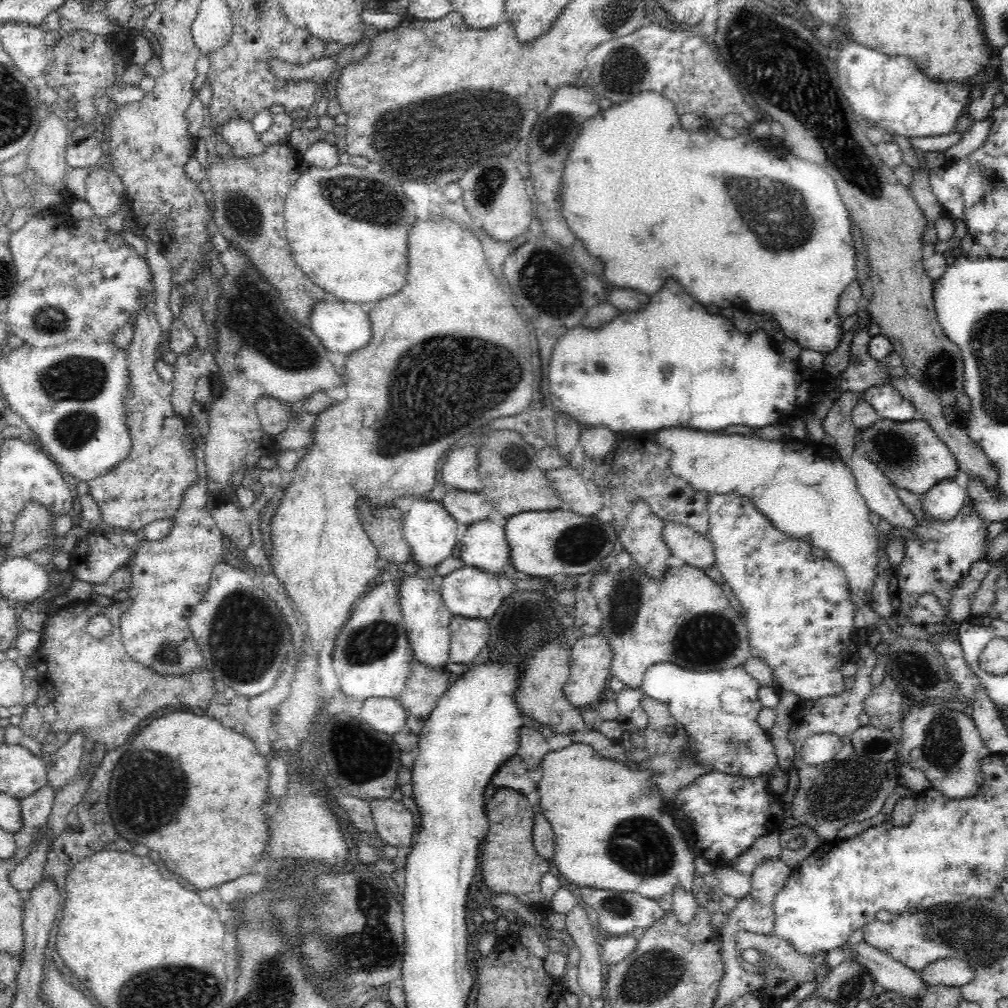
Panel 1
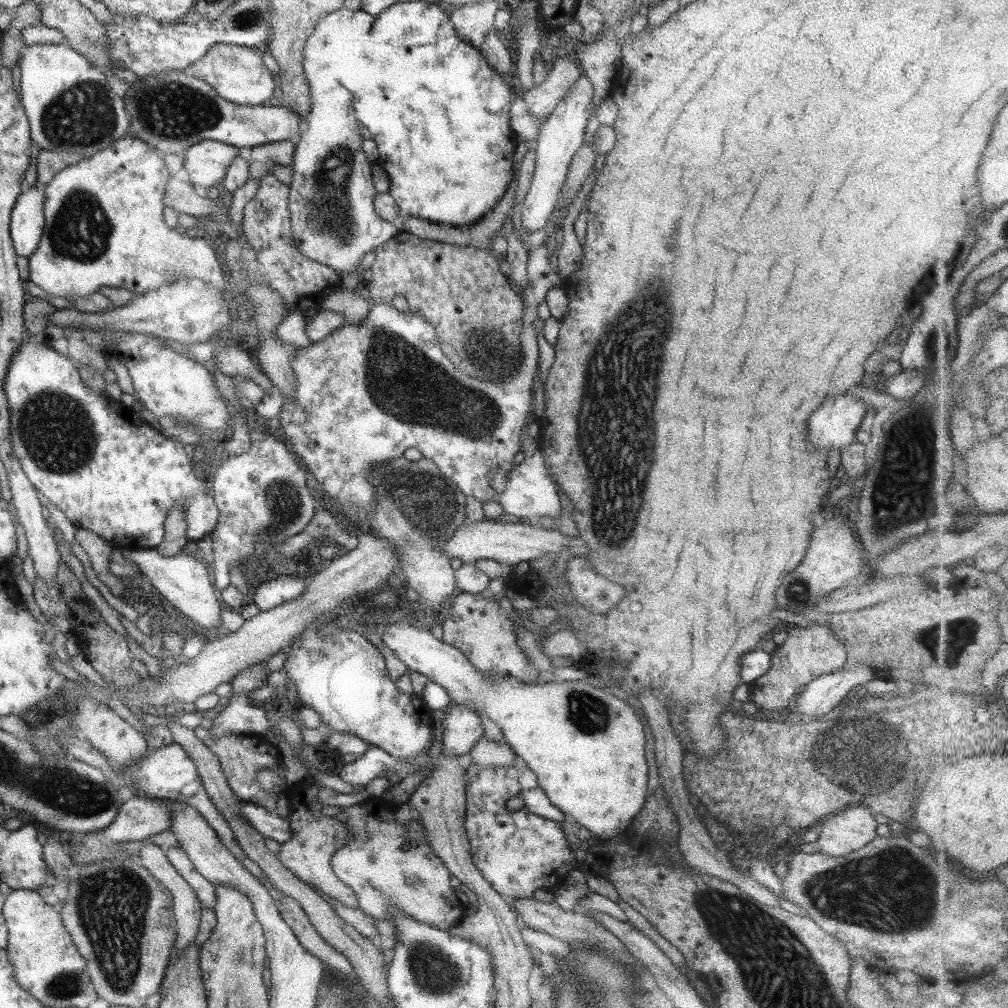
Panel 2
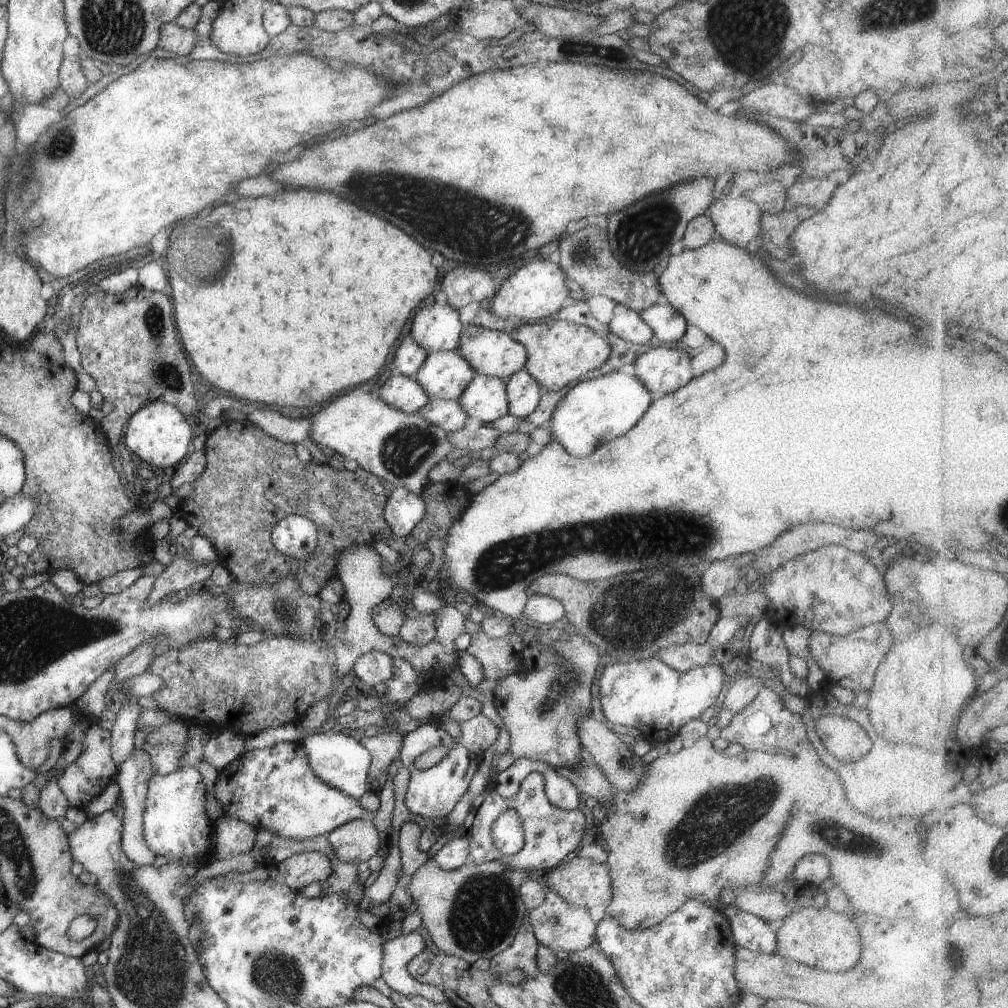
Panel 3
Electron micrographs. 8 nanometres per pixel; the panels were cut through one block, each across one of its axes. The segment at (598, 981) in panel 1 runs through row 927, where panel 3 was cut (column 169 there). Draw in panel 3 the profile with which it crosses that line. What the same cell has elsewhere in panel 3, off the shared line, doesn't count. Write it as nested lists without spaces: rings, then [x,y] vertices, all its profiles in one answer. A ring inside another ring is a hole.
[[[181,549],[180,554],[183,558],[176,558],[168,565],[160,575],[156,575],[154,587],[146,600],[146,606],[152,606],[158,601],[162,601],[170,592],[176,593],[178,590],[189,589],[192,584],[202,582],[209,583],[210,576],[219,562],[210,564],[196,564],[187,556],[187,552]],[[187,556],[187,557],[186,557]]]

